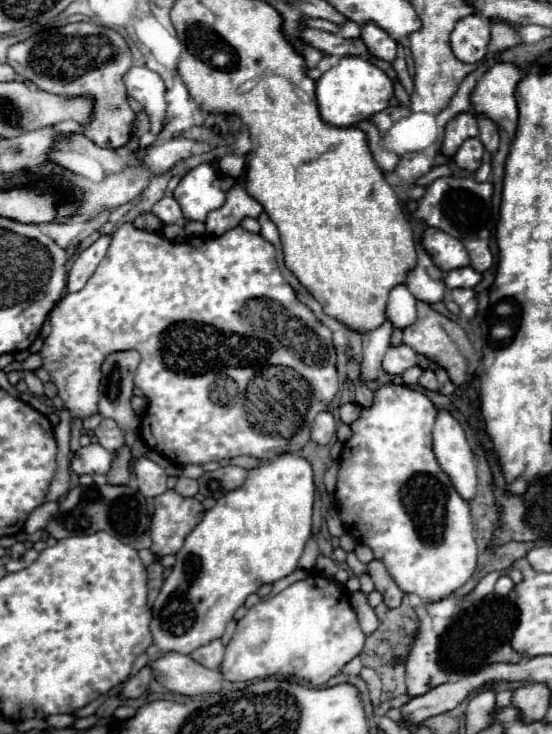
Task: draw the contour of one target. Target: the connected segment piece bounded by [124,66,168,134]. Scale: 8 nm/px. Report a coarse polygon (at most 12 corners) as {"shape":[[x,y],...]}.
{"shape":[[132,66],[126,90],[150,118],[150,134],[166,124],[164,80],[146,66]]}

